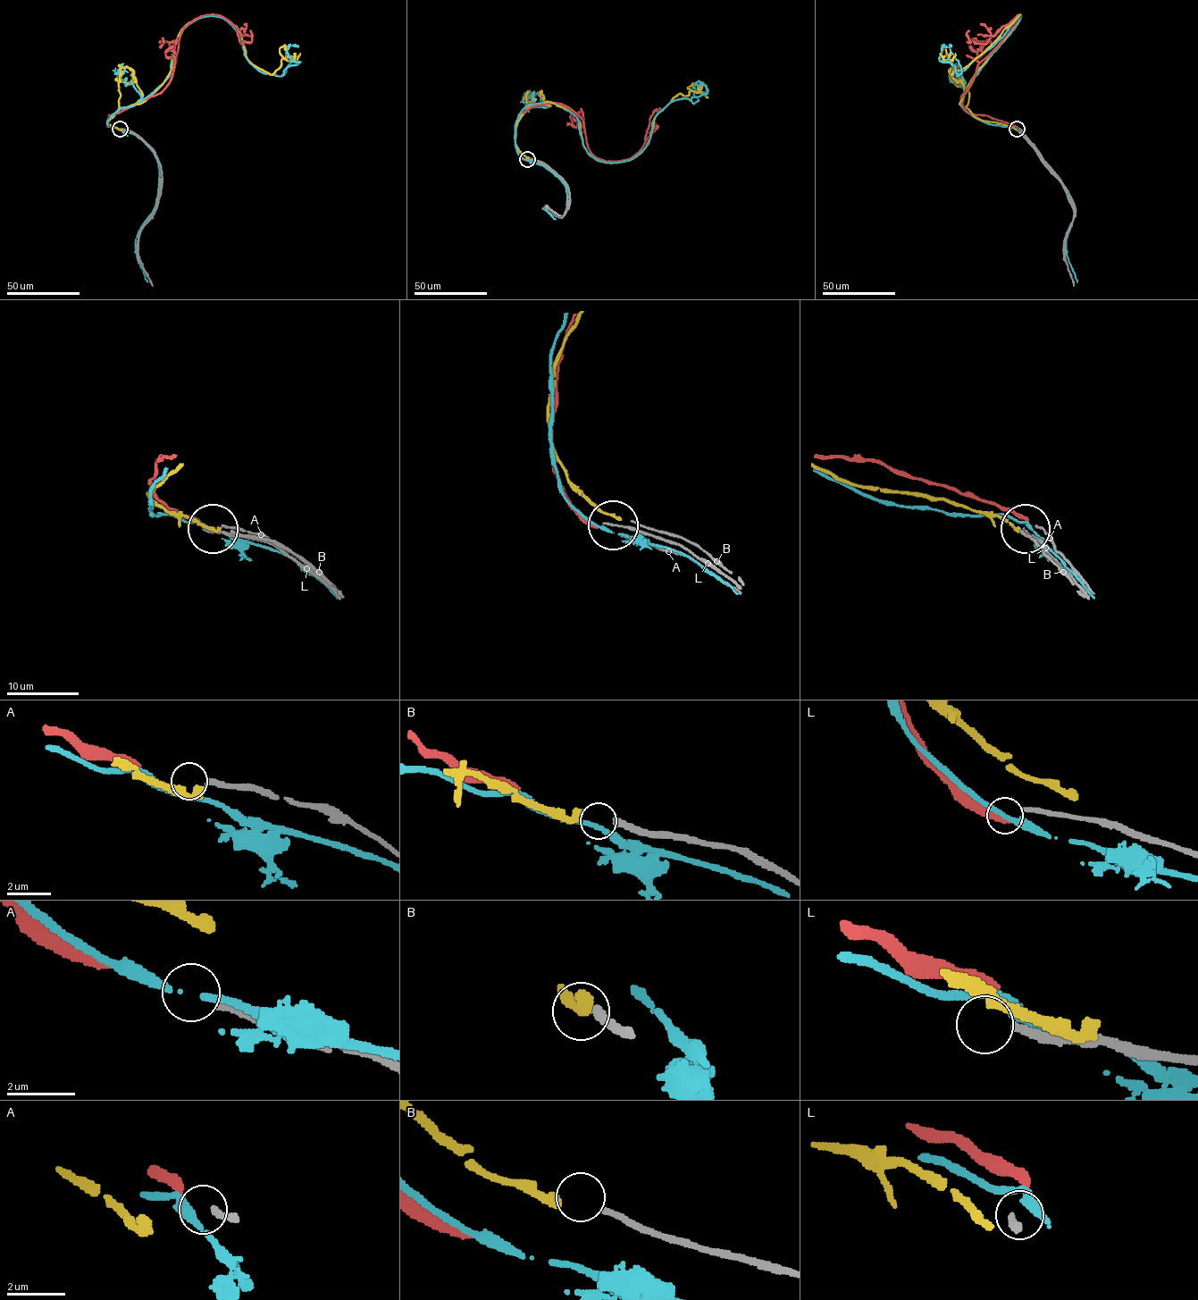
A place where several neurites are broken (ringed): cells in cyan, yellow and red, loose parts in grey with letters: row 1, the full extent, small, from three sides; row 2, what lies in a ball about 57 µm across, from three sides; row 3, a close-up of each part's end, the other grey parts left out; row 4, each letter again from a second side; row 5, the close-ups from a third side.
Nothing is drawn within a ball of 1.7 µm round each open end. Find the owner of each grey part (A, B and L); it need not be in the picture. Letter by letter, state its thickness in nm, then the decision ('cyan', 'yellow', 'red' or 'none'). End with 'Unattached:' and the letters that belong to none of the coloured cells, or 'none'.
A: 240 nm thick; none
B: 240 nm thick; yellow
L: 240 nm thick; none
Unattached: A, L

